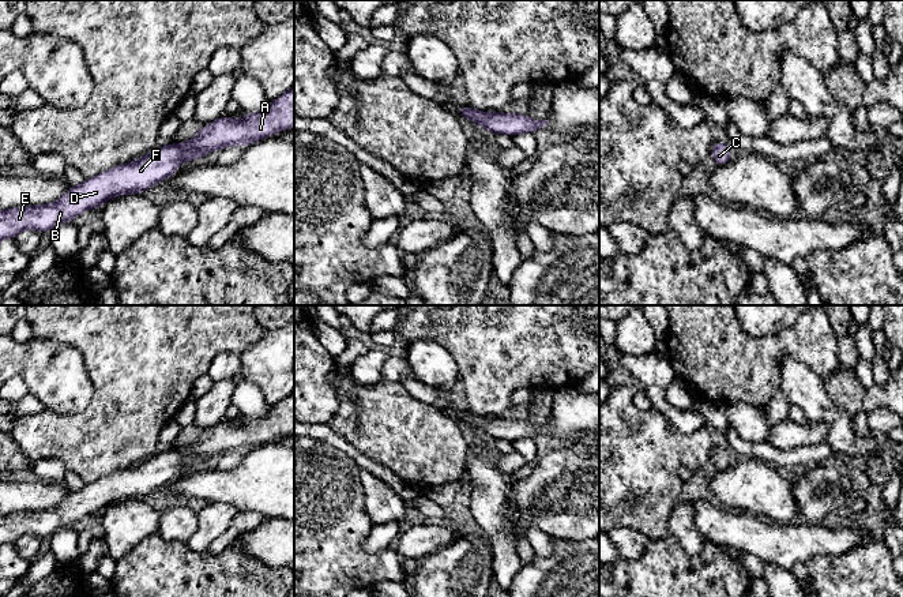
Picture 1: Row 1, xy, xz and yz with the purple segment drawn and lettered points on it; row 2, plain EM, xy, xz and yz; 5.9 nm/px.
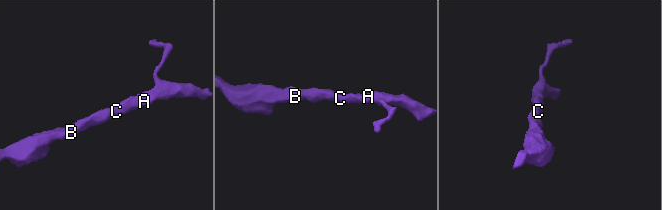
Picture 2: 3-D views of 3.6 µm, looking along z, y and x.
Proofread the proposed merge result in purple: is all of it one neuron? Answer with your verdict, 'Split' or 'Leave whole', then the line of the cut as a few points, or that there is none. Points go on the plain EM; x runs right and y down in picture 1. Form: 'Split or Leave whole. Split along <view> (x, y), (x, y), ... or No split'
Leave whole. No split

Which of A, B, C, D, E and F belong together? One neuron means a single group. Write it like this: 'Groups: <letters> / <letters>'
Groups: A B C D E F

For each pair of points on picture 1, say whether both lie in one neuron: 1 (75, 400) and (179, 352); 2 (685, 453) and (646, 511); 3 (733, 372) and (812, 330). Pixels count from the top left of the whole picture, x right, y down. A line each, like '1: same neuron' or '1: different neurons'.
1: different neurons
2: same neuron
3: same neuron

